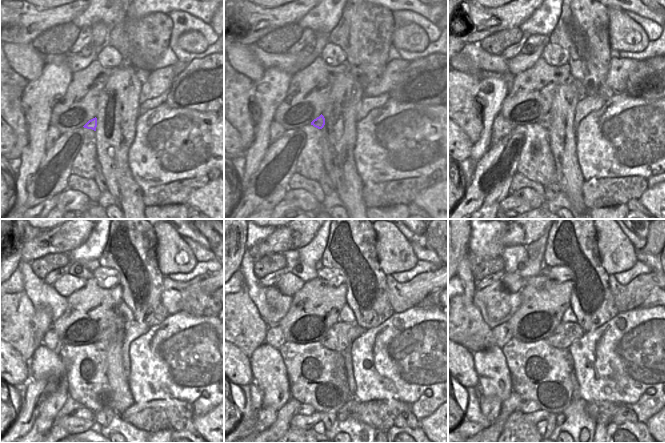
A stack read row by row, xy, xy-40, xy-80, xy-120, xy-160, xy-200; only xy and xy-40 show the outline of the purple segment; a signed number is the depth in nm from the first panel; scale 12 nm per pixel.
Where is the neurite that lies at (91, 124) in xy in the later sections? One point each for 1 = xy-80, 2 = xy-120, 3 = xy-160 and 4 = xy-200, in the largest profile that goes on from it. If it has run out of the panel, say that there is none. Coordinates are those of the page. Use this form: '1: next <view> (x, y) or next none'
1: next xy-80 (546, 121)
2: next xy-120 (102, 343)
3: next xy-160 (342, 334)
4: next xy-200 (566, 333)

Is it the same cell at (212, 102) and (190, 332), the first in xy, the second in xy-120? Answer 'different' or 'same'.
different

